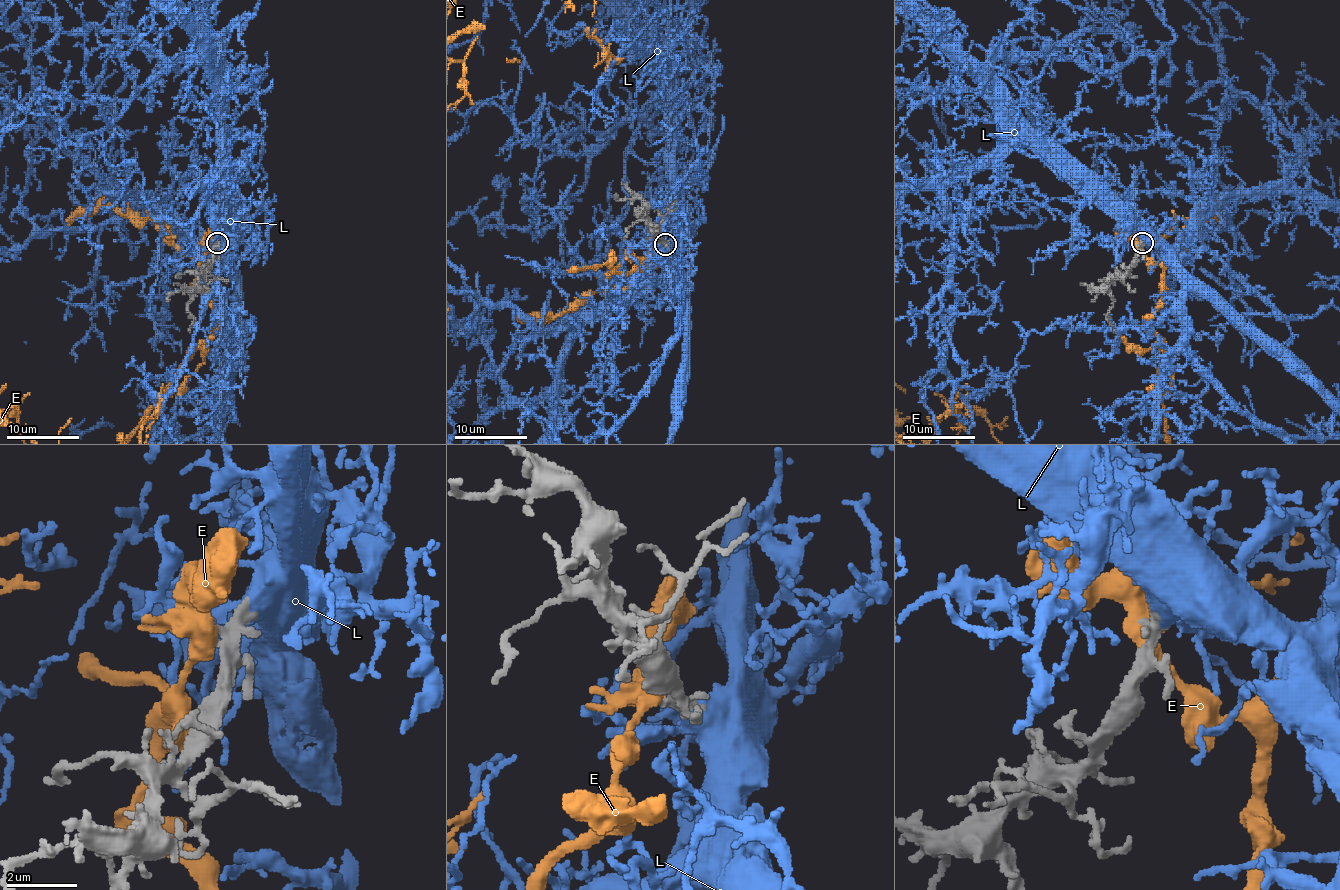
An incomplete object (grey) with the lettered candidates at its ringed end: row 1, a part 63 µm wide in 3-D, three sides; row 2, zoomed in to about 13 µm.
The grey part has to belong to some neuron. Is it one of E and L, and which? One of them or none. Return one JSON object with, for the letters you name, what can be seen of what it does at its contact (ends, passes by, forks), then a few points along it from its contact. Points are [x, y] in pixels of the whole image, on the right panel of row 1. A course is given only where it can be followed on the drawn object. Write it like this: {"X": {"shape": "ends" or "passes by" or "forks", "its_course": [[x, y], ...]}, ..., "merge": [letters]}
{"L": {"shape": "passes by"}, "merge": ["L"]}

